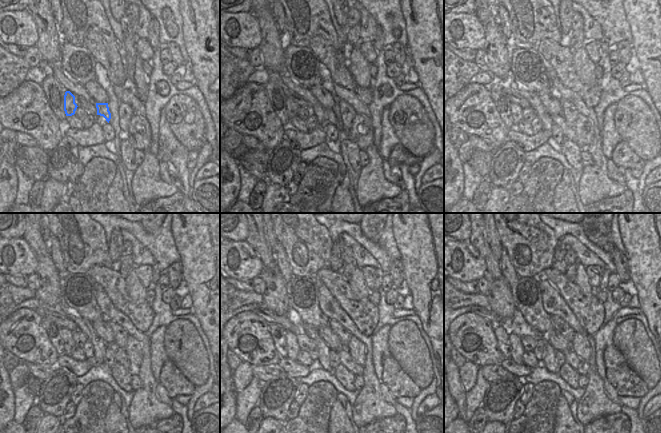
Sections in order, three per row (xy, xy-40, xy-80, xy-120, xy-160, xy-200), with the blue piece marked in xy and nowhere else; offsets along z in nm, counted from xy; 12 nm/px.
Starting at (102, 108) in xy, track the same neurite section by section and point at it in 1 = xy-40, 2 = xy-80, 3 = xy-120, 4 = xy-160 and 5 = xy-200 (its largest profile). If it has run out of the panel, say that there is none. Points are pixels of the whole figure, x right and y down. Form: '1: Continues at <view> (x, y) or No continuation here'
1: Continues at xy-40 (331, 118)
2: Continues at xy-80 (569, 133)
3: Continues at xy-120 (120, 356)
4: Continues at xy-160 (346, 359)
5: Continues at xy-200 (581, 366)

